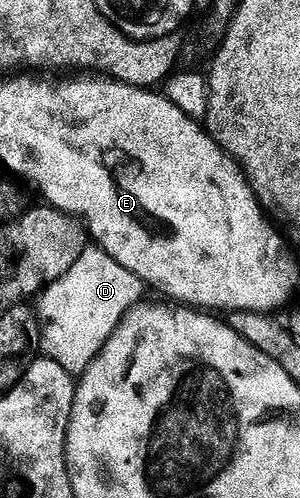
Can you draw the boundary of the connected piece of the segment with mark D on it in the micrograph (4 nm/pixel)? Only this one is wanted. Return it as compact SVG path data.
M96 246L86 247L79 254L79 258L65 271L55 282L51 282L46 288L41 289L36 297L35 311L38 320L41 321L41 350L40 355L47 360L59 362L63 370L67 370L70 376L77 378L84 372L91 361L97 357L97 352L107 342L107 338L115 330L128 308L134 304L142 303L141 296L147 292L147 286L138 276L131 274L127 266L121 266L119 262Z

